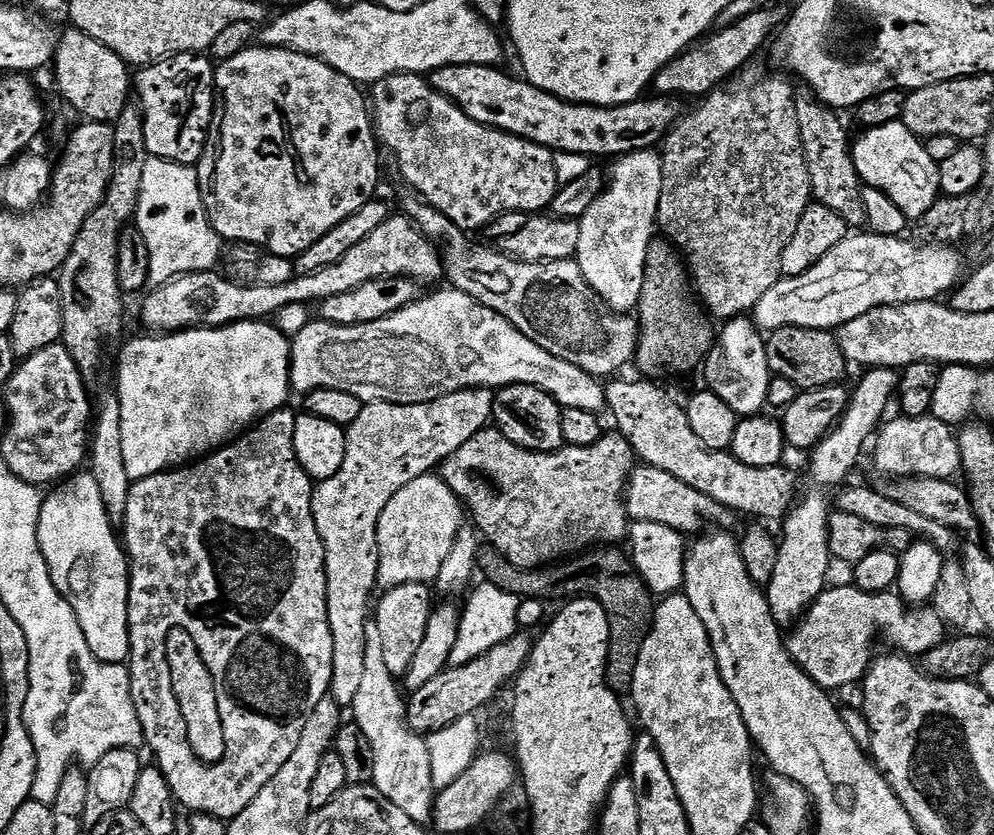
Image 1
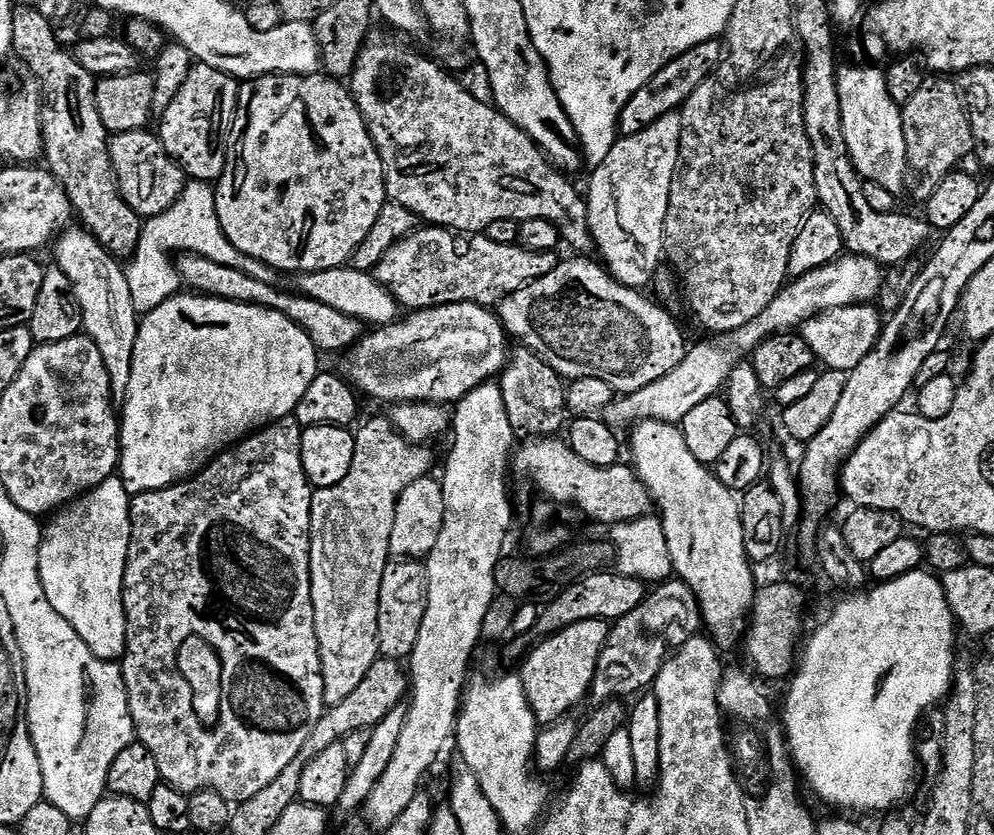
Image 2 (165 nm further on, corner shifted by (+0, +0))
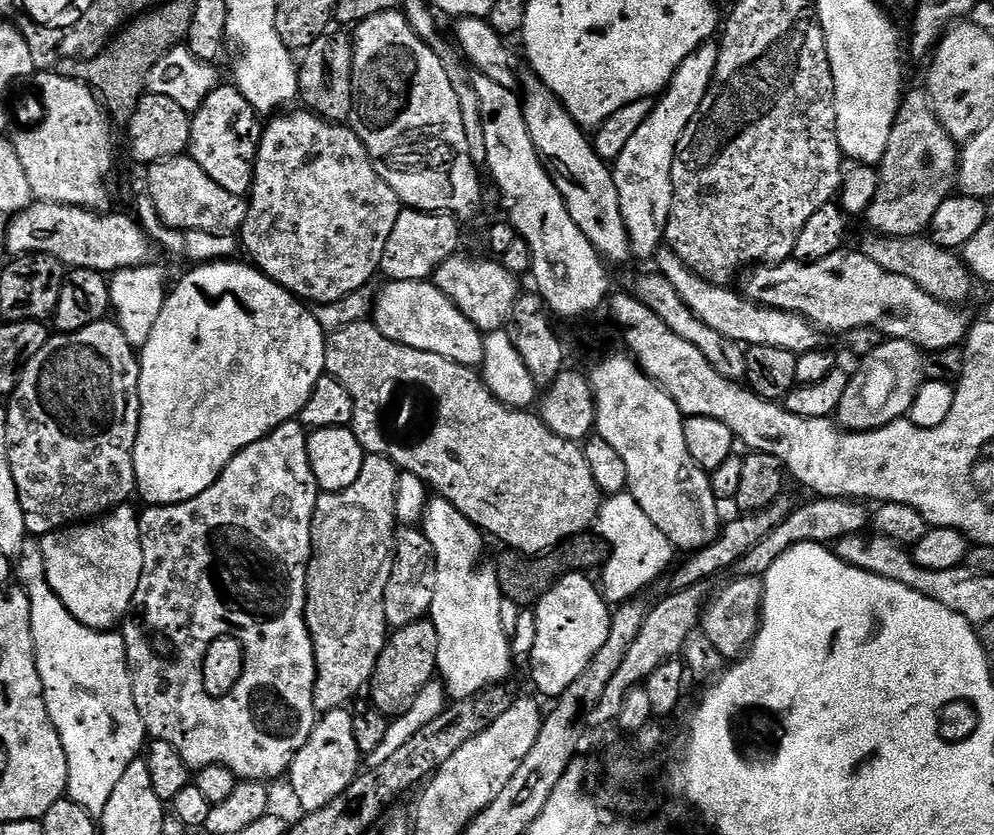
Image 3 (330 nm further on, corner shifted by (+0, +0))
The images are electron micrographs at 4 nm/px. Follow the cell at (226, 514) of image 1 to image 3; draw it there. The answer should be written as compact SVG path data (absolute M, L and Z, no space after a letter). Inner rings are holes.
M299 419L288 420L282 426L278 426L267 436L263 436L258 442L254 442L250 446L246 446L241 450L226 467L222 470L222 474L214 482L214 486L210 486L210 490L206 490L202 494L198 494L194 498L190 498L181 504L162 504L159 506L148 506L139 513L140 517L140 541L142 542L142 574L140 581L136 587L136 593L132 599L132 605L128 607L128 614L122 624L122 635L126 642L126 650L128 651L128 672L132 675L132 693L134 694L134 706L138 706L138 714L144 723L145 733L152 740L161 740L162 742L170 742L170 746L174 746L174 750L183 758L189 769L199 770L206 766L222 766L226 770L236 776L240 782L269 782L275 776L283 777L287 773L288 765L291 764L294 754L299 748L306 743L312 733L312 727L315 726L318 719L316 711L316 649L312 643L312 636L308 632L308 625L304 623L304 607L306 606L306 598L308 597L308 563L312 557L312 526L316 519L316 504L321 498L320 487L314 478L314 470L310 466L310 454L308 453L308 437L306 431ZM220 636L233 636L239 640L244 648L244 669L238 678L238 682L224 696L210 696L204 688L204 655L208 647Z

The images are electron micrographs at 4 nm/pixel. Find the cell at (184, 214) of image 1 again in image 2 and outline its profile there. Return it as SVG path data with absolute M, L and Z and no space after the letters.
M192 180L187 183L179 200L168 211L145 221L136 253L125 267L137 315L148 315L181 291L182 281L173 255L186 252L205 256L211 262L233 267L234 270L240 270L251 278L270 285L279 285L282 280L281 273L275 268L242 254L236 249L234 242L224 236L222 226L218 222L215 187L203 180Z

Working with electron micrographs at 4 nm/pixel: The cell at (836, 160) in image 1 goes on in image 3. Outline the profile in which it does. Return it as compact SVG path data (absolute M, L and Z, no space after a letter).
M872 234L872 237L862 245L865 256L869 256L882 270L890 274L898 274L902 278L910 278L926 294L936 300L953 306L963 305L963 300L972 292L974 276L969 271L964 260L955 251L939 248L931 238L918 236L881 236Z

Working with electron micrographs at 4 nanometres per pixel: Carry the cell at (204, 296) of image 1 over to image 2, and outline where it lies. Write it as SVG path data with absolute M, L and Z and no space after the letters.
M420 226L411 232L402 242L390 246L374 269L377 280L396 299L398 305L408 310L422 308L437 308L447 304L483 304L485 306L499 305L510 294L522 290L530 282L550 274L558 263L556 252L535 252L529 248L521 248L516 244L503 245L491 241L485 234L457 234L455 231L439 226Z

